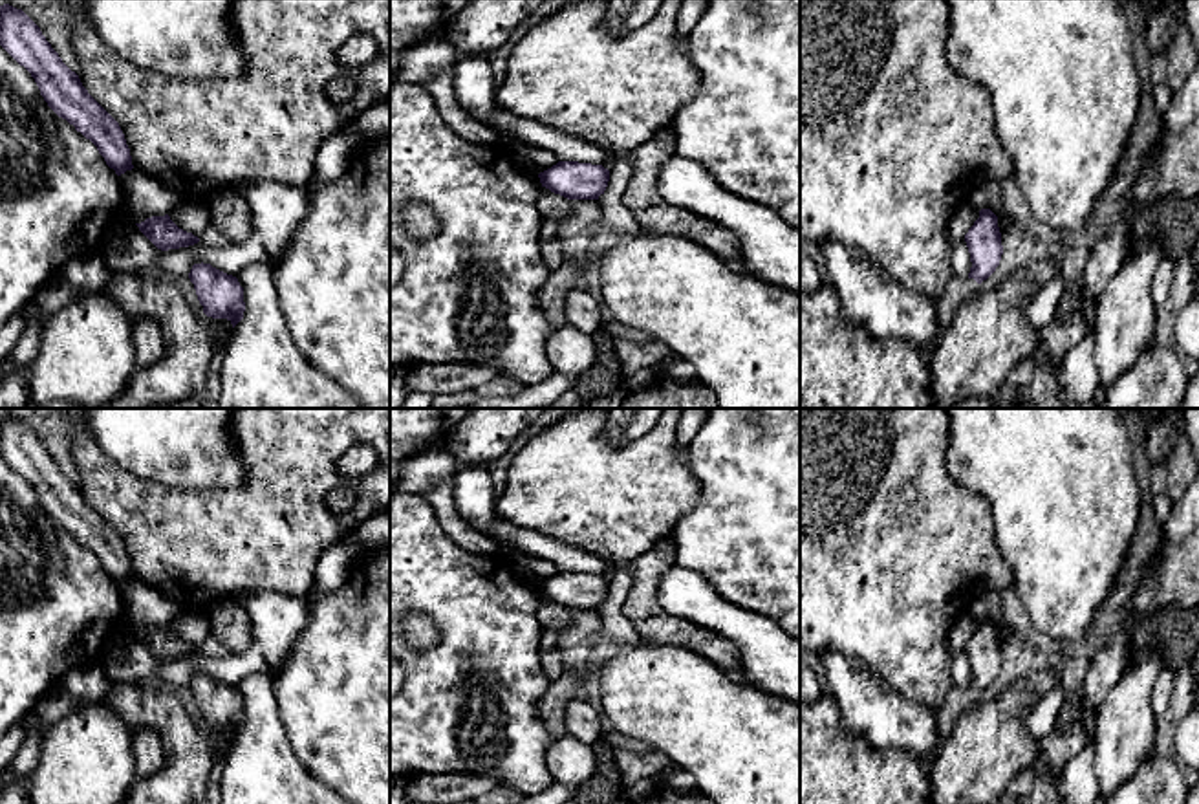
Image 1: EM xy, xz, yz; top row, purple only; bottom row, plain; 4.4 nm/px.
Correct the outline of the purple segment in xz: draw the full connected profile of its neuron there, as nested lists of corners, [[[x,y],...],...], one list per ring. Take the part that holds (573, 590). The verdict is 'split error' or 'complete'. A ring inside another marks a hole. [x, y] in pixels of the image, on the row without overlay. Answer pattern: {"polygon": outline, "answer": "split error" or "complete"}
{"polygon": [[[558,571],[538,588],[542,597],[567,610],[599,610],[608,597],[610,581],[602,575]]], "answer": "complete"}

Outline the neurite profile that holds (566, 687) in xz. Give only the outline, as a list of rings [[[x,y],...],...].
[[[564,670],[540,700],[540,716],[551,731],[551,740],[567,733],[564,723],[566,707],[571,700],[580,696],[580,683],[580,672]]]

